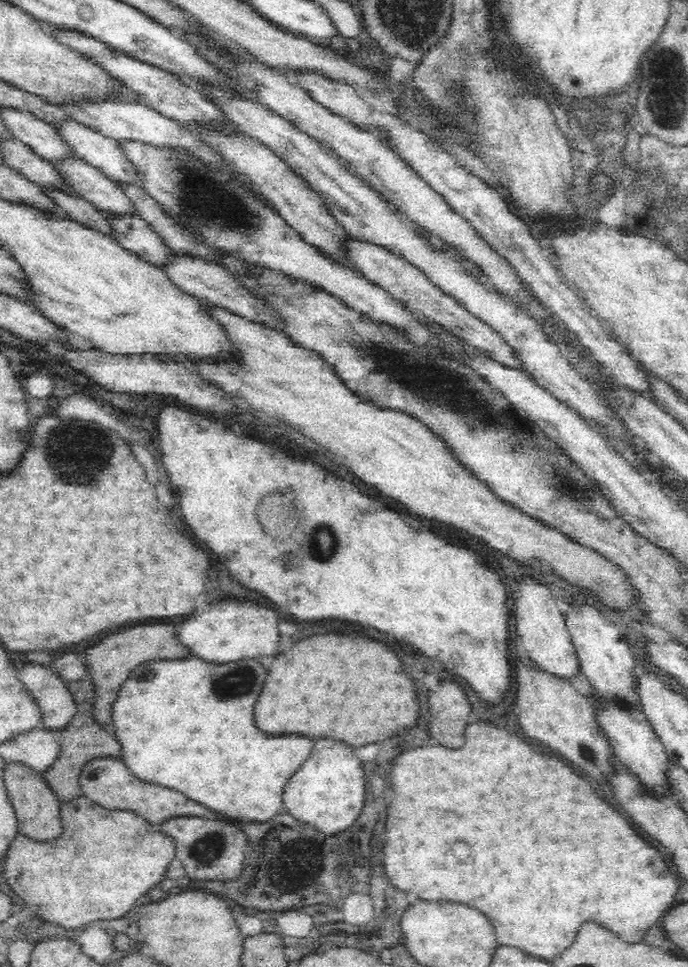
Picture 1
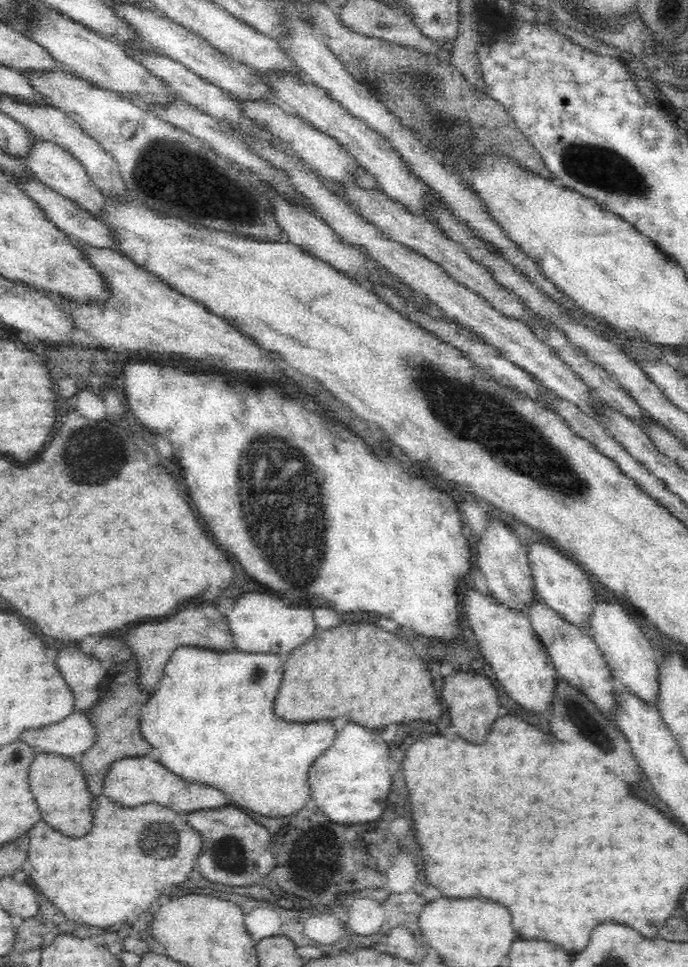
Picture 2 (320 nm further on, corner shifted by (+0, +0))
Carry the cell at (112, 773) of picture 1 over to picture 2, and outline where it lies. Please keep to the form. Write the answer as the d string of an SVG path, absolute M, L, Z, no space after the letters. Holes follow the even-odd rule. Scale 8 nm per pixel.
M151 754L144 757L126 756L110 762L102 774L102 794L118 801L126 808L136 808L148 803L168 807L179 815L194 811L219 809L229 804L228 800L214 788L204 785L186 784L163 768Z

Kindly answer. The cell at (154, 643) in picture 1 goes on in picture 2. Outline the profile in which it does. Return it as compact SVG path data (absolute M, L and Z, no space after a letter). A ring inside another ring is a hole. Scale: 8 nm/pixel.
M212 606L196 608L196 610L184 610L174 614L170 620L155 622L154 624L142 624L120 637L120 643L128 649L129 657L134 657L136 663L136 674L134 674L134 687L140 693L150 693L154 690L156 682L162 676L162 664L170 656L170 652L176 647L191 646L204 648L217 653L226 653L230 648L228 633L224 632L224 622L218 618ZM212 624L216 626L212 630Z

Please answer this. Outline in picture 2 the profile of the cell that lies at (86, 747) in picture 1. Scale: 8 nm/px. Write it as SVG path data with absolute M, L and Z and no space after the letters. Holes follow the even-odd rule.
M134 657L126 658L119 664L108 667L106 677L99 685L100 695L97 697L96 704L93 709L85 713L92 729L92 744L90 748L79 753L75 761L84 779L84 787L92 797L102 794L102 774L110 762L126 756L144 757L151 754L150 745L140 737L136 717L138 708L147 694L136 691L134 674L136 674Z

